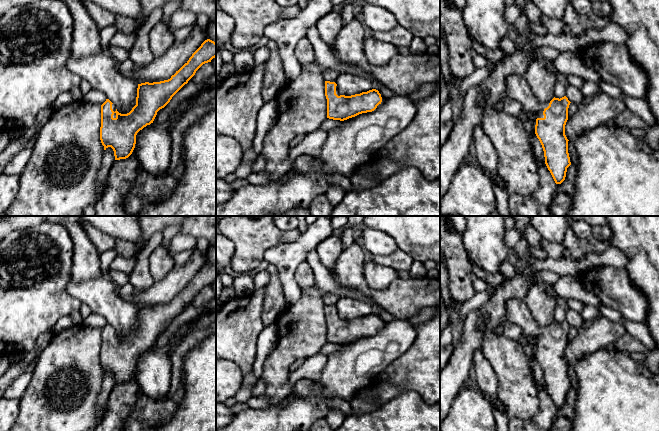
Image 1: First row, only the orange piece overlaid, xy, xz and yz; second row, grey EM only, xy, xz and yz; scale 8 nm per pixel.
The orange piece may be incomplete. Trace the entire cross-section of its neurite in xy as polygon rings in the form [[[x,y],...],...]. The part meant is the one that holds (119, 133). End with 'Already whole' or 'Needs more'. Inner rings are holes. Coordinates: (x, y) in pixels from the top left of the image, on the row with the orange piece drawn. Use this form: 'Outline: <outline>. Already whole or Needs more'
Outline: [[[205,40],[189,60],[170,79],[138,84],[136,105],[127,114],[117,111],[109,99],[101,105],[100,140],[104,150],[111,147],[115,160],[128,158],[136,144],[136,135],[153,123],[157,112],[195,75],[205,63],[216,57],[216,43]]]. Needs more

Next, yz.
Outline: [[[510,75],[505,84],[506,96],[518,101],[526,112],[536,114],[535,134],[545,157],[545,164],[556,184],[561,184],[571,165],[565,125],[570,101],[566,96],[540,103],[523,77]]]. Needs more

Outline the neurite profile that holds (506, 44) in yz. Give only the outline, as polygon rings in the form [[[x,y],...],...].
[[[509,36],[503,38],[500,41],[499,48],[504,54],[513,54],[518,50],[517,45],[510,39]]]

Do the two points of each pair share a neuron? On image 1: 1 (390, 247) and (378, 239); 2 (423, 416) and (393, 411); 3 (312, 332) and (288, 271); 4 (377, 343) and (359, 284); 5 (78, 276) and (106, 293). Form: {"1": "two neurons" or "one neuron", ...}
{"1": "one neuron", "2": "one neuron", "3": "two neurons", "4": "two neurons", "5": "two neurons"}

